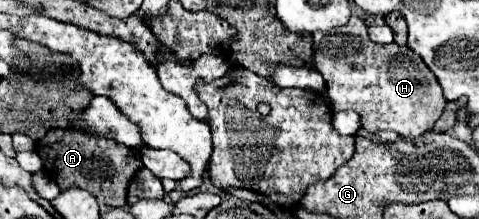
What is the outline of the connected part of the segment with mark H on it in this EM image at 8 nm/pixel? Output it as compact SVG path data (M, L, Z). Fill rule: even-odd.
M351 16L351 20L349 20L345 26L337 28L337 30L331 30L331 32L315 32L315 34L313 34L313 50L315 50L315 68L323 74L325 84L327 84L327 104L329 104L329 108L331 108L333 112L355 110L355 112L361 116L363 128L365 128L369 134L379 132L379 130L393 130L393 132L397 132L397 134L401 134L401 136L405 136L405 138L417 138L417 136L429 132L429 130L433 128L433 124L441 118L443 110L445 110L447 100L445 100L445 96L443 96L443 90L441 90L441 86L439 86L439 80L437 80L435 74L427 68L427 64L425 64L413 50L409 50L409 46L399 46L399 44L395 44L395 42L393 42L393 44L385 44L385 46L383 46L383 44L375 44L375 42L369 38L369 34L367 34L365 22L363 22L361 18L357 18L357 16Z

